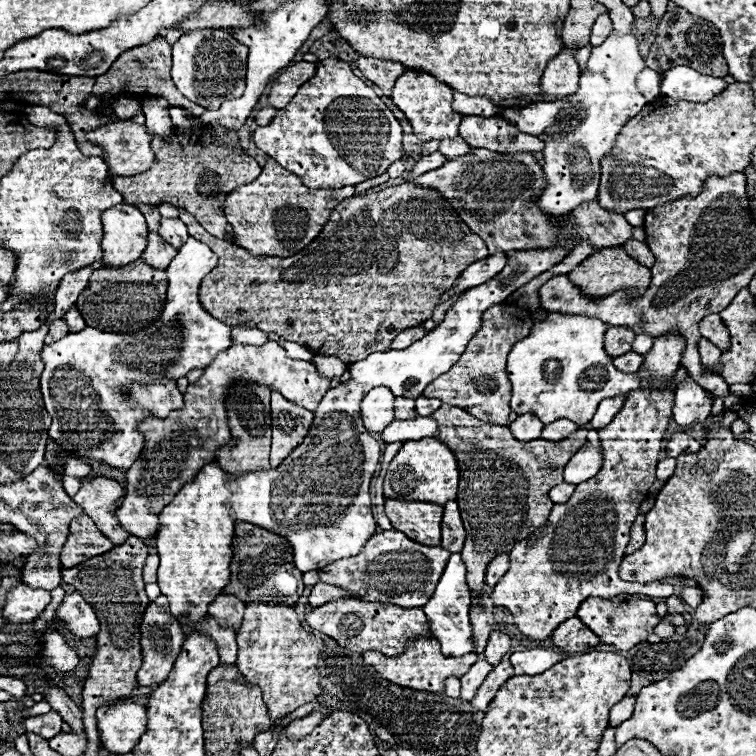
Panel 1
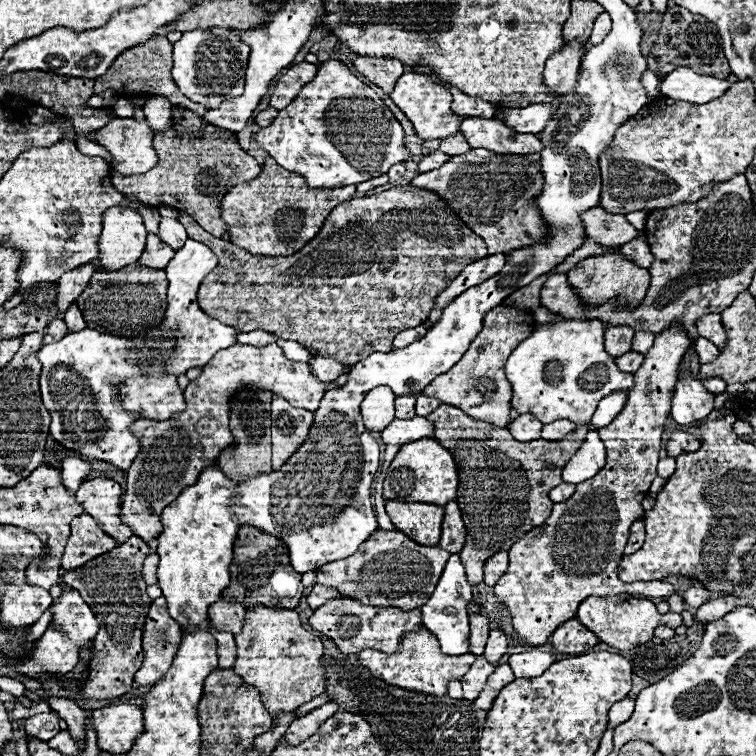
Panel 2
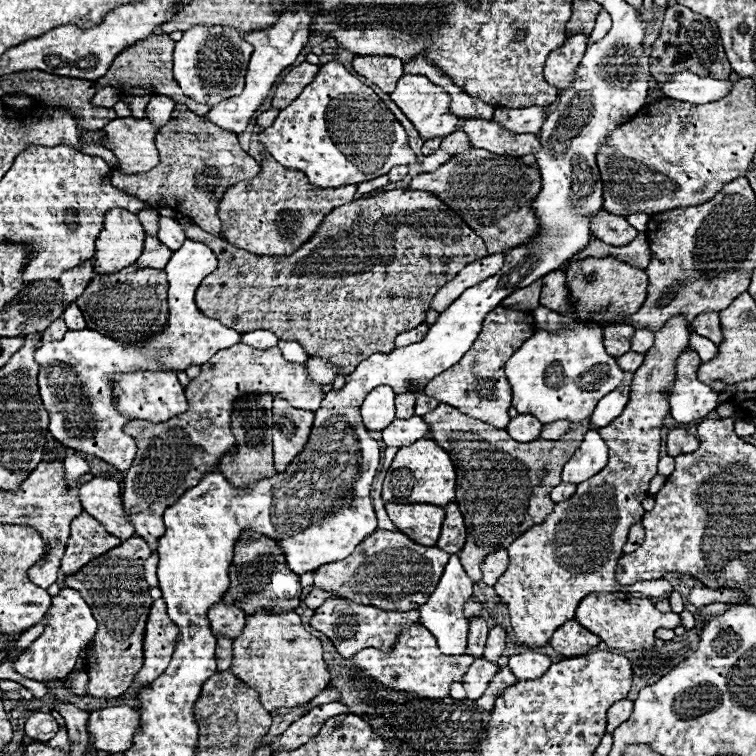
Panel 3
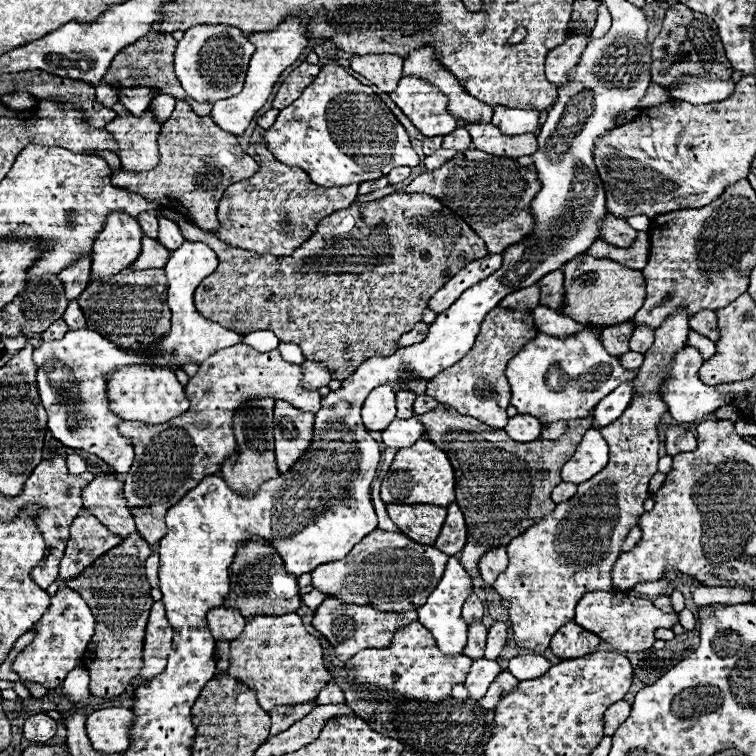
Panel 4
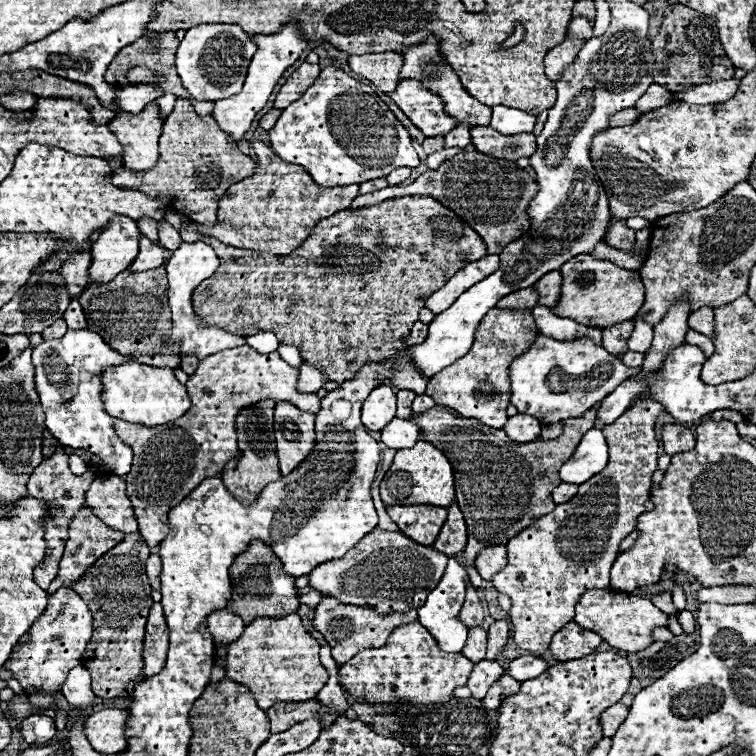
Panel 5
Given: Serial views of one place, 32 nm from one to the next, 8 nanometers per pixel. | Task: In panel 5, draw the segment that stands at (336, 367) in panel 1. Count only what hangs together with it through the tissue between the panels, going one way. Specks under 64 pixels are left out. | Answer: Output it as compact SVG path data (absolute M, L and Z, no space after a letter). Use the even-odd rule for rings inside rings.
M302 364L300 368L300 376L298 376L298 384L296 388L302 392L302 394L314 394L318 392L322 386L324 386L324 376L320 370L316 370L314 366L310 364Z

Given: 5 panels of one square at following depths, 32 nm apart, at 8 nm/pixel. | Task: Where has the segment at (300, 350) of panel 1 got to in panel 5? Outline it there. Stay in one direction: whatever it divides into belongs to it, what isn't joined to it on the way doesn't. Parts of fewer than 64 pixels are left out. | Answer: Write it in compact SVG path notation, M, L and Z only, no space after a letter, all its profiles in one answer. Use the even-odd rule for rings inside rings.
M280 344L278 348L278 354L282 356L284 362L288 362L292 368L298 368L302 364L302 358L300 358L300 350L296 346L286 346L286 344Z

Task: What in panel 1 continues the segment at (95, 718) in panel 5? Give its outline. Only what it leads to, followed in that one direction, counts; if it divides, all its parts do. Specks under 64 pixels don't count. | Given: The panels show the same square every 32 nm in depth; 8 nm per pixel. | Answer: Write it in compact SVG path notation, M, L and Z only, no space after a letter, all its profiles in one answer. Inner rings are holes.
M116 704L96 710L100 746L112 754L128 754L146 732L146 708L140 704Z

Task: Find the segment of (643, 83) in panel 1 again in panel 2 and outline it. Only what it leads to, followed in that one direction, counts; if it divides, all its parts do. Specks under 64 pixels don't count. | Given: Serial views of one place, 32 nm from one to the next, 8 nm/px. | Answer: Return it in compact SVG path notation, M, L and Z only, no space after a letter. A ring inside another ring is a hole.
M648 70L648 72L644 72L644 76L642 76L642 84L644 84L644 88L646 88L646 94L648 94L648 98L654 98L656 94L658 94L658 86L660 86L660 80Z

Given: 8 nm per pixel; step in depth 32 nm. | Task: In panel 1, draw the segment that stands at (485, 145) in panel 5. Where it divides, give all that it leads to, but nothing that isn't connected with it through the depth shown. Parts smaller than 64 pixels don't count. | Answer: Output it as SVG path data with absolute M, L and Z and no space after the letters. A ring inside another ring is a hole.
M464 116L460 124L460 136L472 148L488 148L500 154L544 150L544 142L540 142L540 138L518 132L516 126L504 122L502 118Z

